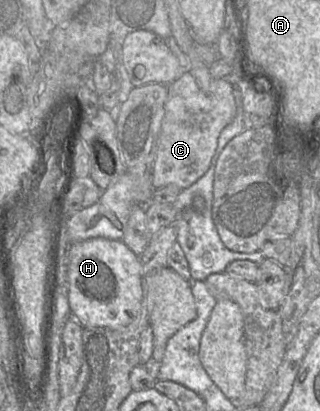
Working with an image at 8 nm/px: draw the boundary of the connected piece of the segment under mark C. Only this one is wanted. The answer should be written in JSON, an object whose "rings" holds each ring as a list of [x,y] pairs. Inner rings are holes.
{"rings":[[[183,72],[166,85],[168,95],[165,114],[161,123],[153,169],[153,184],[156,189],[177,187],[181,190],[191,187],[216,163],[218,138],[222,130],[234,118],[235,91],[227,81],[212,77],[214,93],[202,91],[197,81],[188,72]]]}

